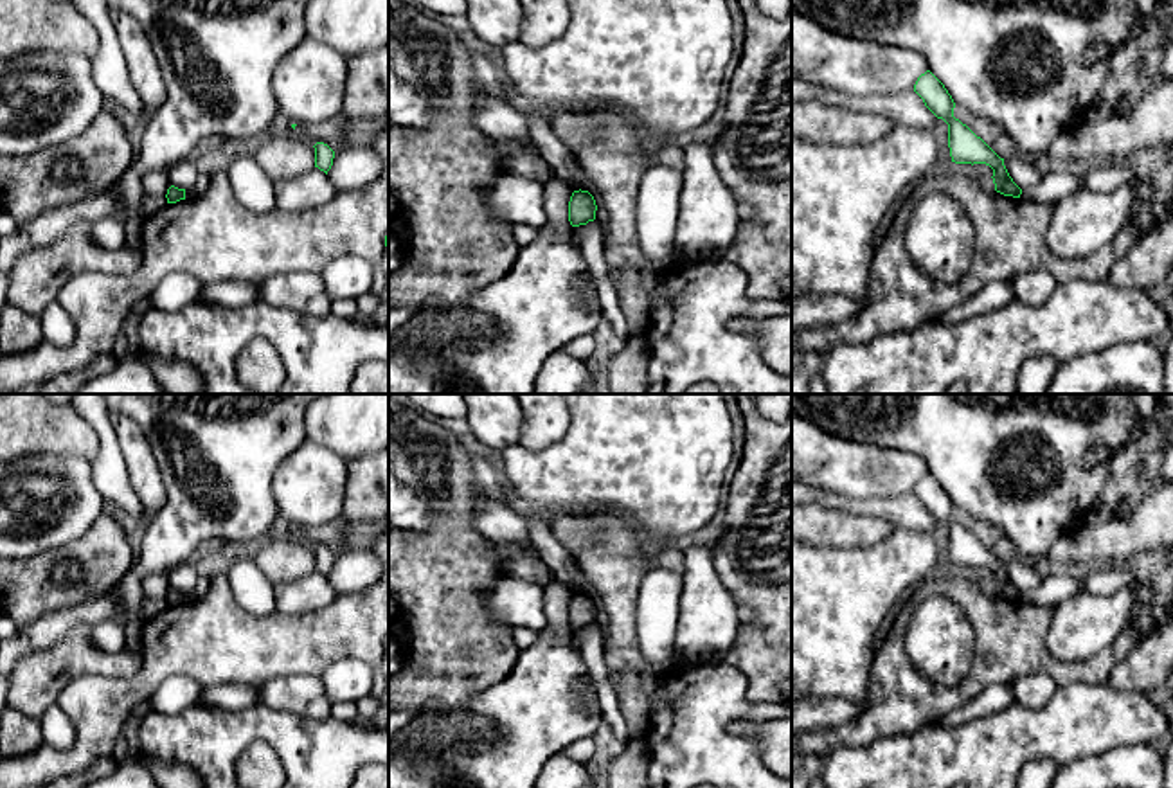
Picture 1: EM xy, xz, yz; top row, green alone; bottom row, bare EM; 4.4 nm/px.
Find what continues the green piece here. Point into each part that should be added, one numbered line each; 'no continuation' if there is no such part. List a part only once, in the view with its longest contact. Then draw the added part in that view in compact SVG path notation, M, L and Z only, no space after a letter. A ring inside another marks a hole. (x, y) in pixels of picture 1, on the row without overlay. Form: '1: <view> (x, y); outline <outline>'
no continuation

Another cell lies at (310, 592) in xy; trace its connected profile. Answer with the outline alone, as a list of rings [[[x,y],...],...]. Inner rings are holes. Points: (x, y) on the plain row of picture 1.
[[[318,570],[293,581],[273,585],[275,588],[275,612],[284,615],[297,615],[315,612],[336,597],[335,588],[327,578]]]

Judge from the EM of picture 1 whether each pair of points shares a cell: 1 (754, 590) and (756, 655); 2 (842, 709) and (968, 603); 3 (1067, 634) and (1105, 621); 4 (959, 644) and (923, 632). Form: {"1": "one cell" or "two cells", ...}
{"1": "one cell", "2": "two cells", "3": "one cell", "4": "one cell"}

